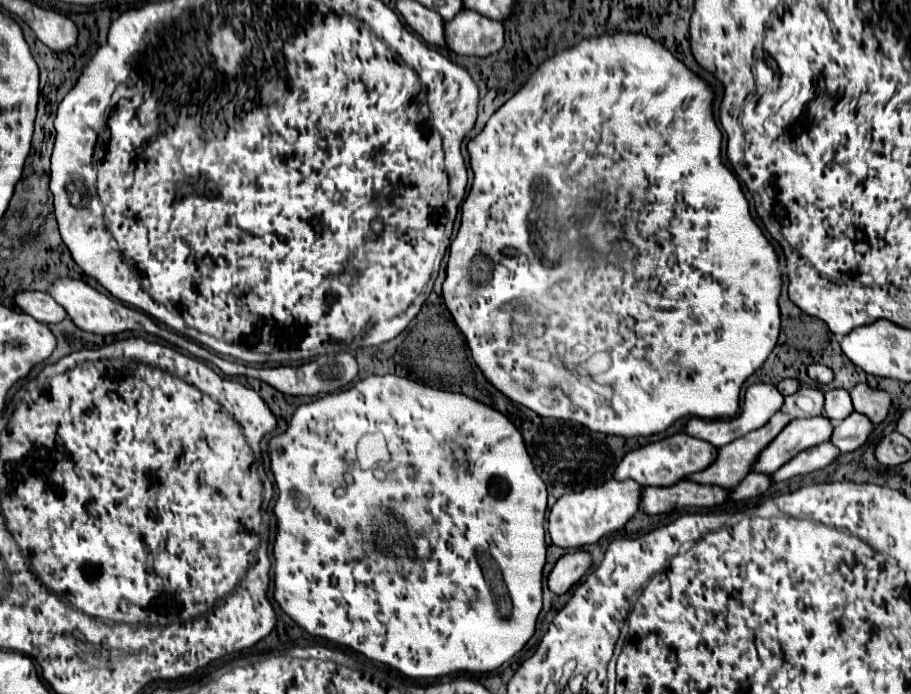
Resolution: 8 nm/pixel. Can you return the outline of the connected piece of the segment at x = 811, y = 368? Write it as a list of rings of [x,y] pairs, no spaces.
[[[818,363],[808,365],[806,373],[808,373],[808,377],[810,377],[812,381],[818,381],[818,383],[822,383],[822,385],[826,385],[826,383],[830,383],[830,381],[834,379],[832,371],[830,371],[826,365],[818,365]]]

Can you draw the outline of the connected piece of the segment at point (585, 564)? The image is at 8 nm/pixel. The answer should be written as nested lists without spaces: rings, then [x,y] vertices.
[[[576,551],[576,553],[566,553],[560,557],[548,577],[548,587],[554,595],[564,595],[570,591],[572,585],[580,581],[580,577],[588,571],[590,567],[590,555]]]

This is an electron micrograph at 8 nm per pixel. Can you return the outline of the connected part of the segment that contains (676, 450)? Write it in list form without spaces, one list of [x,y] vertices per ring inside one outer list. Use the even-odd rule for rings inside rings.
[[[676,433],[672,437],[648,443],[640,449],[630,451],[628,455],[624,455],[624,459],[620,461],[620,467],[616,467],[614,479],[616,481],[632,479],[642,487],[648,487],[648,485],[664,487],[664,485],[670,485],[670,483],[676,483],[676,481],[684,479],[684,475],[706,469],[714,461],[714,457],[716,457],[716,447],[712,447],[710,443],[694,439],[686,433]]]

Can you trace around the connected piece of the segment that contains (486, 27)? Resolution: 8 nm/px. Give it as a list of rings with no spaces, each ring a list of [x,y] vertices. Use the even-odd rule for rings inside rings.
[[[462,9],[452,21],[444,25],[444,39],[446,47],[458,55],[488,57],[502,49],[504,27],[500,21]]]

